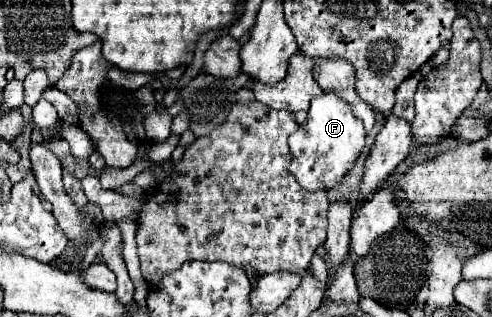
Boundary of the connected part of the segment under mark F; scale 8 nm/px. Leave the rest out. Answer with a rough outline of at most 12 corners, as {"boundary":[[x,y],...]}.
{"boundary":[[335,91],[311,101],[289,137],[289,173],[331,189],[359,157],[365,129]]}

